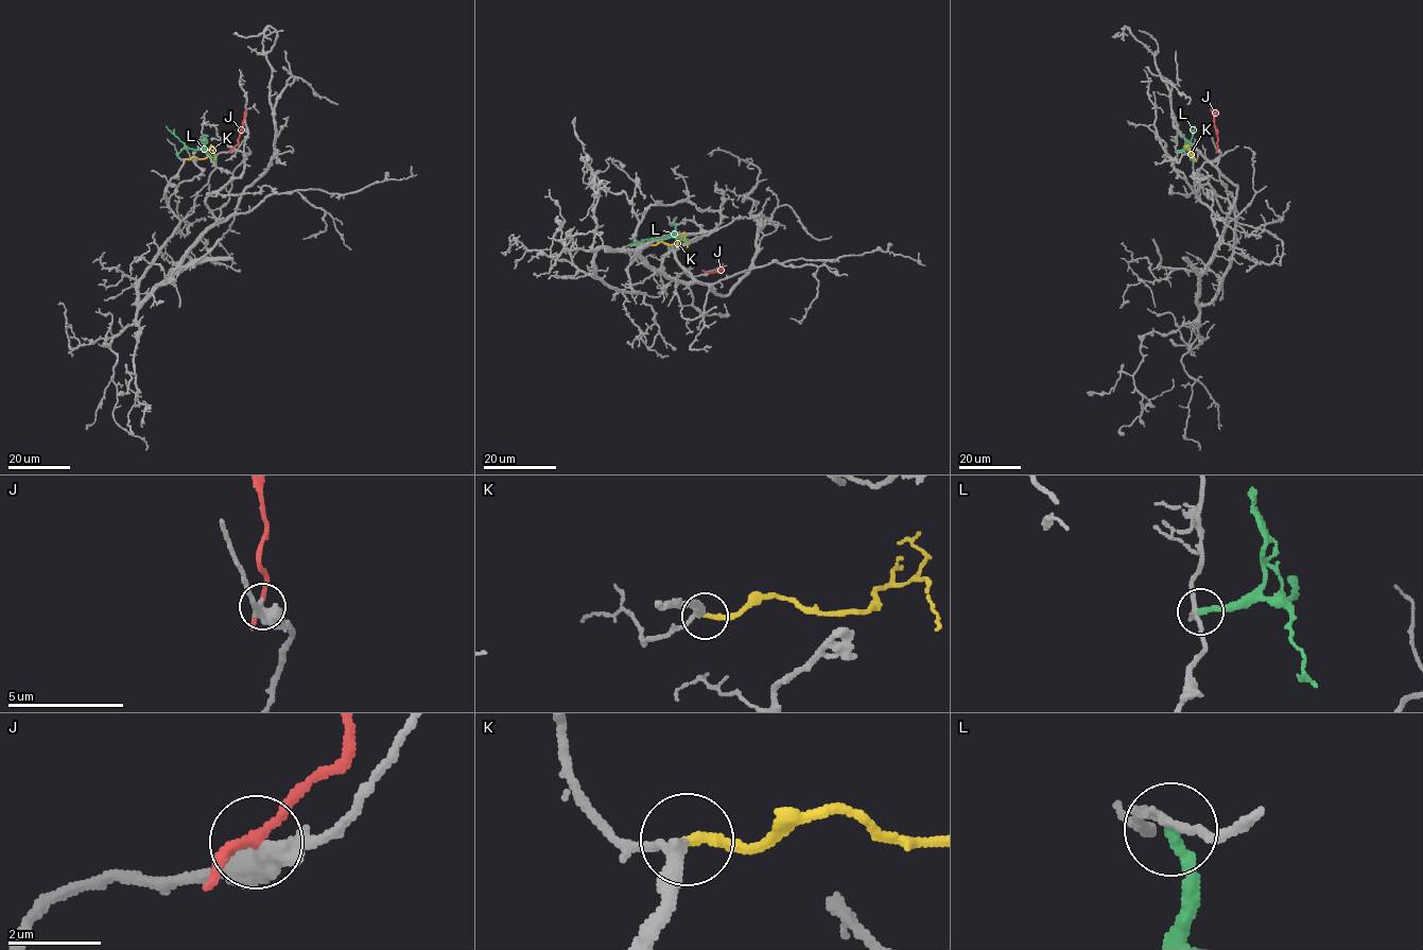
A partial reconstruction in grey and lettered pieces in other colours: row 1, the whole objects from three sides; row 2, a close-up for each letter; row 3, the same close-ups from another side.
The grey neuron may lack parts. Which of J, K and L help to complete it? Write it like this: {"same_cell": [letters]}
{"same_cell": ["K"]}

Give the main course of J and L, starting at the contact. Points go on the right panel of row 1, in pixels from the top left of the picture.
J: (1217, 150), (1214, 114), (1210, 108)
L: (1177, 151), (1189, 150), (1195, 125)

